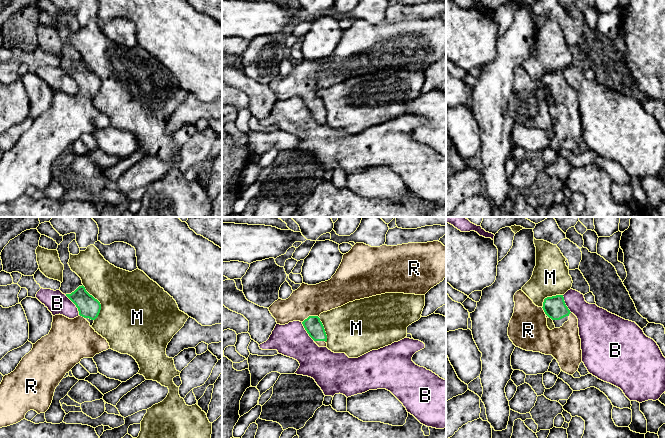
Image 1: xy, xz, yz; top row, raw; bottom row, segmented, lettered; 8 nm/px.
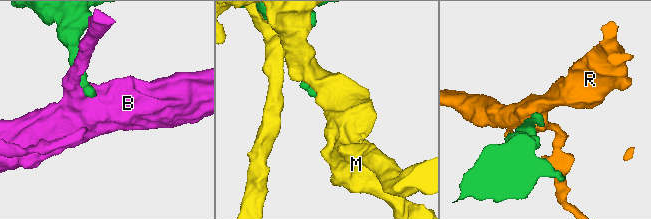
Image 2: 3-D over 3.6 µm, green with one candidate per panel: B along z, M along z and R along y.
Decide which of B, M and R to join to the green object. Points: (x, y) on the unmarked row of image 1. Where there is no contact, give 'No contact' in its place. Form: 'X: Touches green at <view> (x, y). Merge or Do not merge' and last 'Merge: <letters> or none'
B: Touches green at xy (75, 80). Do not merge
M: Touches green at xy (99, 78). Do not merge
R: Touches green at xz (310, 92). Merge
Merge: R

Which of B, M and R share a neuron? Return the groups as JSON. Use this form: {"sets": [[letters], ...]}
{"sets": [["B"], ["M"], ["R"]]}

